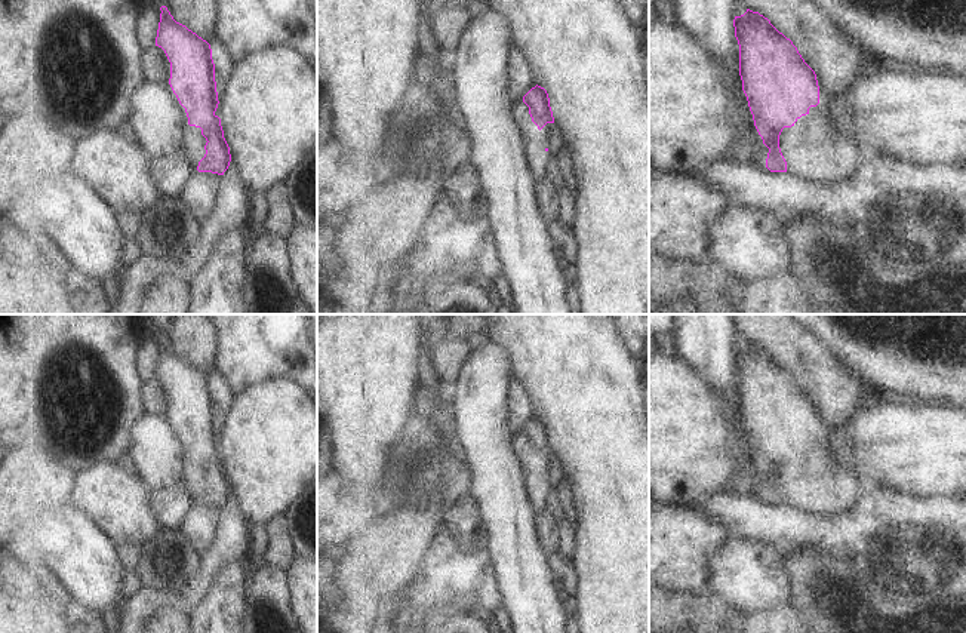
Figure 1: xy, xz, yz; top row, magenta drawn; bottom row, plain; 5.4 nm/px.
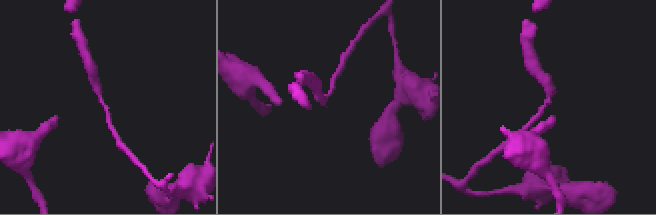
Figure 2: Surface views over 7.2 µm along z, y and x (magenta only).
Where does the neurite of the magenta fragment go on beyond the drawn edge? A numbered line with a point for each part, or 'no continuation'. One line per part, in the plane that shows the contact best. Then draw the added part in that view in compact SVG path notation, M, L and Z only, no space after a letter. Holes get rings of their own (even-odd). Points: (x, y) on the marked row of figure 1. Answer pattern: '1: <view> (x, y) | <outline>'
1: yz (812, 154) | M813 107L779 135L787 172L821 188L850 185L862 166L864 156L855 145L830 133L812 110Z

